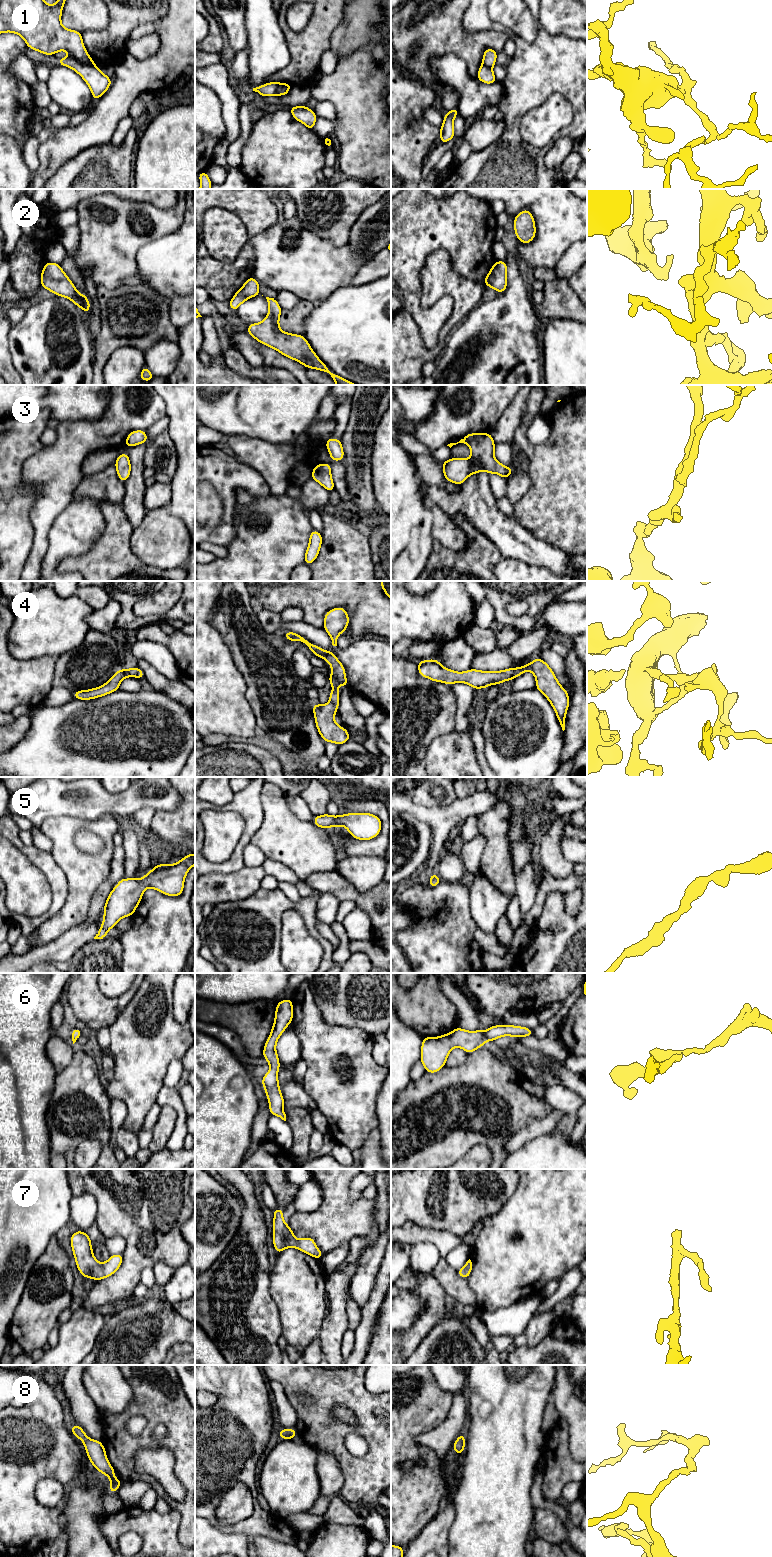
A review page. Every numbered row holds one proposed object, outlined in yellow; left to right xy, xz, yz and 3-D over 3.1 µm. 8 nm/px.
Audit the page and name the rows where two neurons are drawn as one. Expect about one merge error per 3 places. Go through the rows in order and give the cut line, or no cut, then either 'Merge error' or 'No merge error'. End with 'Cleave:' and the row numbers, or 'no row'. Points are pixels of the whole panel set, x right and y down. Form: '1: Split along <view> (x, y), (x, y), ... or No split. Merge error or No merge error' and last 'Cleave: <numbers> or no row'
1: Split along xy (72, 56), (84, 64), (94, 64). Merge error
2: No split. No merge error
3: No split. No merge error
4: No split. No merge error
5: No split. No merge error
6: No split. No merge error
7: No split. No merge error
8: No split. No merge error
Cleave: 1

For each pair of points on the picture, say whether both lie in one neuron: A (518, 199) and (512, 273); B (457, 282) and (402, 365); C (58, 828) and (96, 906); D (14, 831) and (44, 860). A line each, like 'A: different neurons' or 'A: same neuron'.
A: different neurons
B: same neuron
C: different neurons
D: same neuron

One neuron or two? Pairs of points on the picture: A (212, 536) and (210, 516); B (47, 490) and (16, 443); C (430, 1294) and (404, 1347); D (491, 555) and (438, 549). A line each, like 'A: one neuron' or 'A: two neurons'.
A: two neurons
B: two neurons
C: one neuron
D: one neuron

